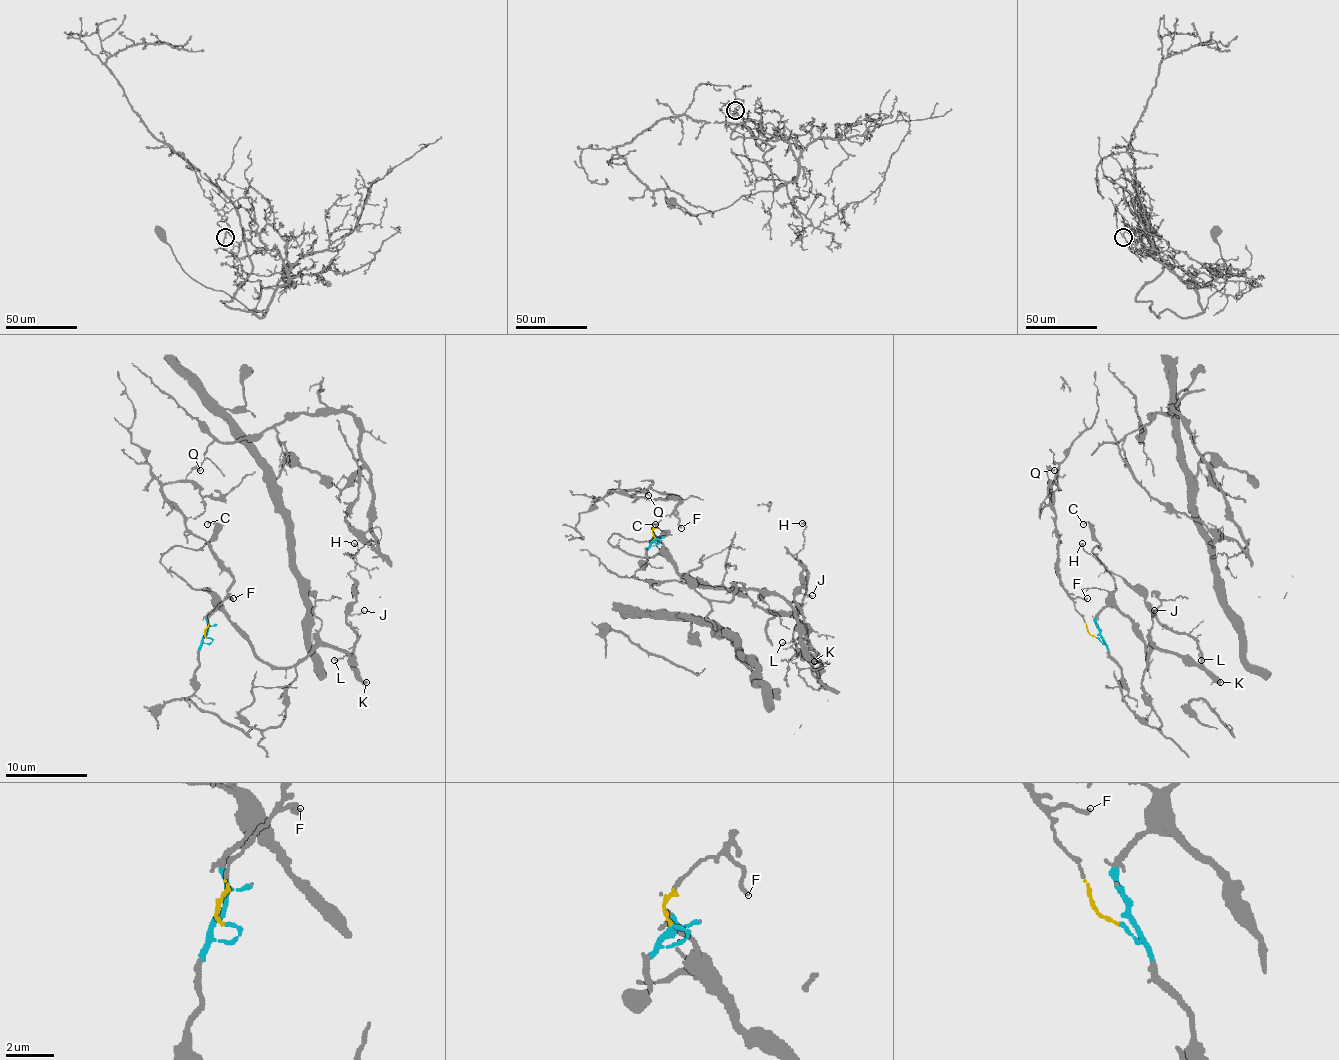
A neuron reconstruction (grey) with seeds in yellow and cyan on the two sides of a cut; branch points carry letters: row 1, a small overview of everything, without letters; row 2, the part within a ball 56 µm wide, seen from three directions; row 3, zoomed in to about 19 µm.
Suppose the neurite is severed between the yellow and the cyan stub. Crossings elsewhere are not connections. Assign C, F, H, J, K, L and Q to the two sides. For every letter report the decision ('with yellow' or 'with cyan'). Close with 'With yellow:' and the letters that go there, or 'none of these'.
C: with cyan
F: with yellow
H: with cyan
J: with cyan
K: with cyan
L: with cyan
Q: with yellow
With yellow: F, Q

